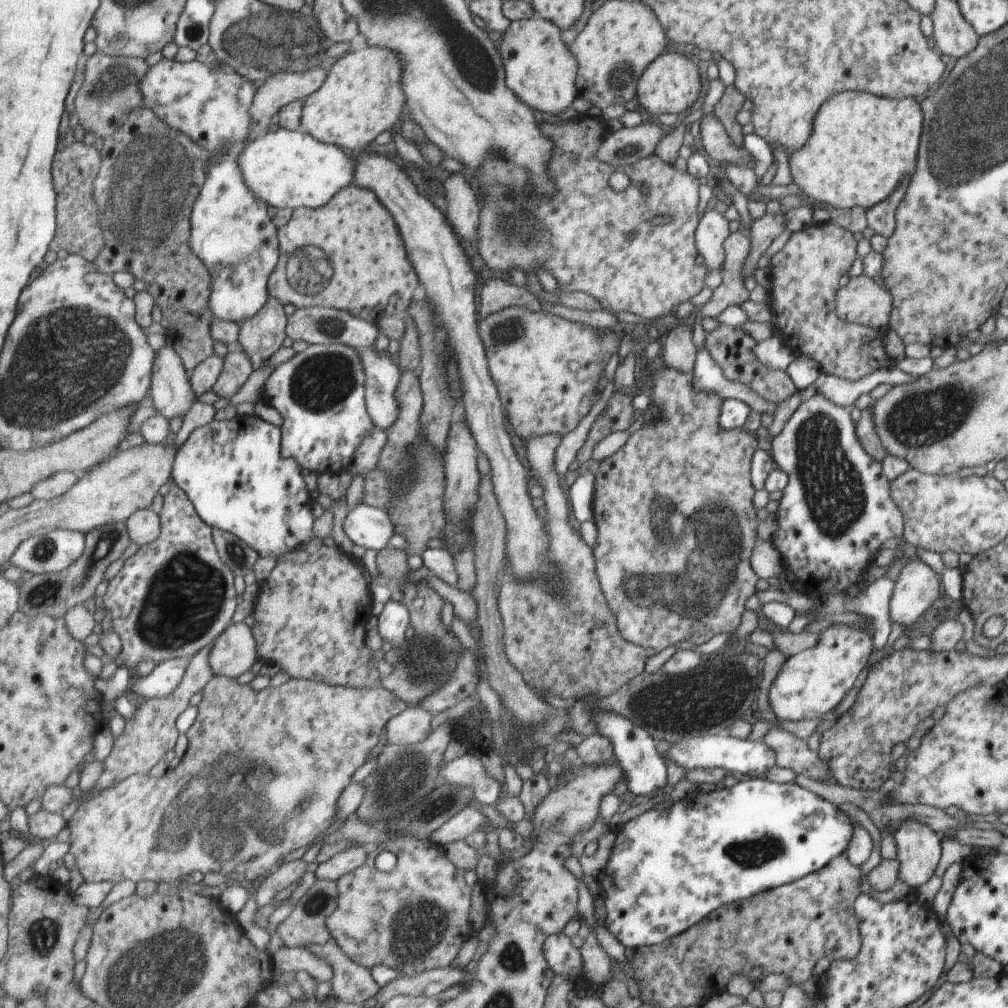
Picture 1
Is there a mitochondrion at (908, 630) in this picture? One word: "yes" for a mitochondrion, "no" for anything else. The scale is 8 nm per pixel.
no

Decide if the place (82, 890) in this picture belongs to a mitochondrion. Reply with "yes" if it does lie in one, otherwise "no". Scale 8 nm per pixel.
no

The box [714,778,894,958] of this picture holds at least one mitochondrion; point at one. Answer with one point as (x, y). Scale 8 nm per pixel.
(759, 852)

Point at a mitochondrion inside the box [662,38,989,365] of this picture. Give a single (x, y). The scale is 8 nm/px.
(828, 72)

